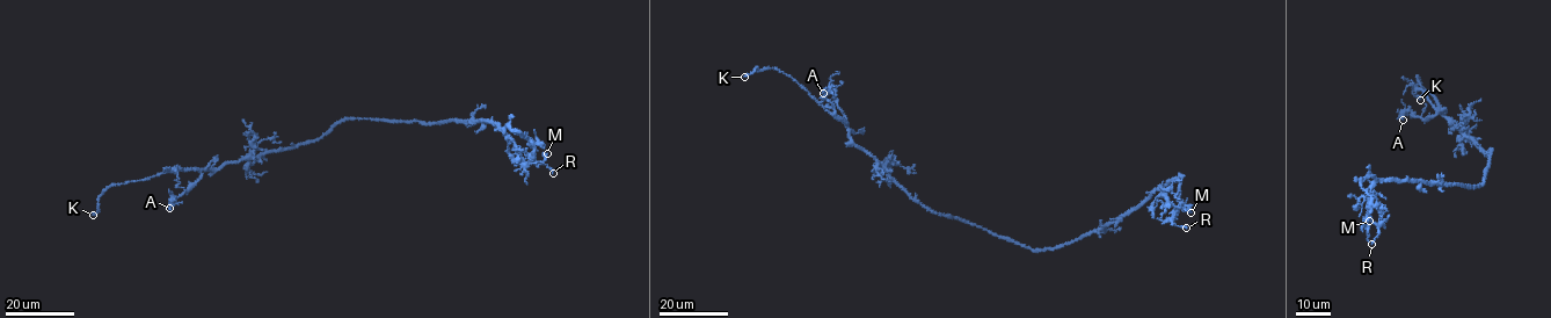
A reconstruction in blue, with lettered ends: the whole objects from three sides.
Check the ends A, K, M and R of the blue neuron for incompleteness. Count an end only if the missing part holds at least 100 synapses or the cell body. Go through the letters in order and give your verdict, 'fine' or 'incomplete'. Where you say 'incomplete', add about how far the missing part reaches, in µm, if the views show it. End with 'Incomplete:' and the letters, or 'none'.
A: fine
K: incomplete; about 45 µm are missing
M: fine
R: fine
Incomplete: K

